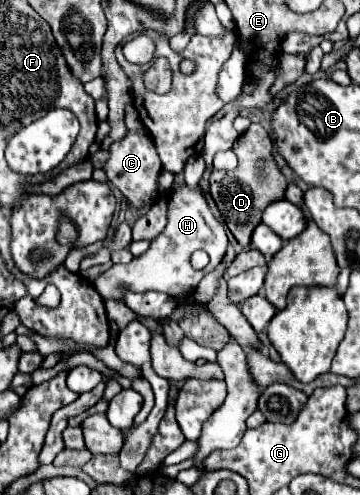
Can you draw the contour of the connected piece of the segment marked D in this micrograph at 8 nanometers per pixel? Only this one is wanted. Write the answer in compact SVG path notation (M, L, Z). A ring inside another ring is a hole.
M253 123L233 145L233 151L239 157L239 167L233 171L213 171L211 173L211 195L227 227L231 229L231 233L243 247L249 247L251 233L261 223L261 215L265 207L273 201L283 199L285 189L287 189L287 181L283 173L279 171L271 155L271 149L273 149L273 143L271 143L267 129L259 123Z

